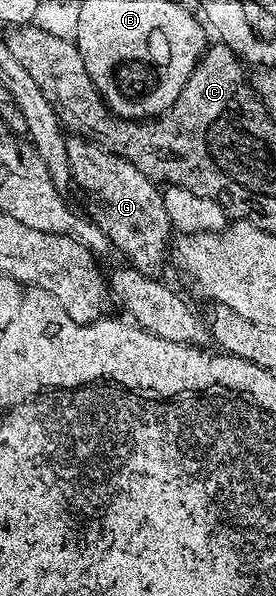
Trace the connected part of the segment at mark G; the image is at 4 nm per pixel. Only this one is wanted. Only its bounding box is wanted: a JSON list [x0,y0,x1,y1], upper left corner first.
[66,138,172,275]

